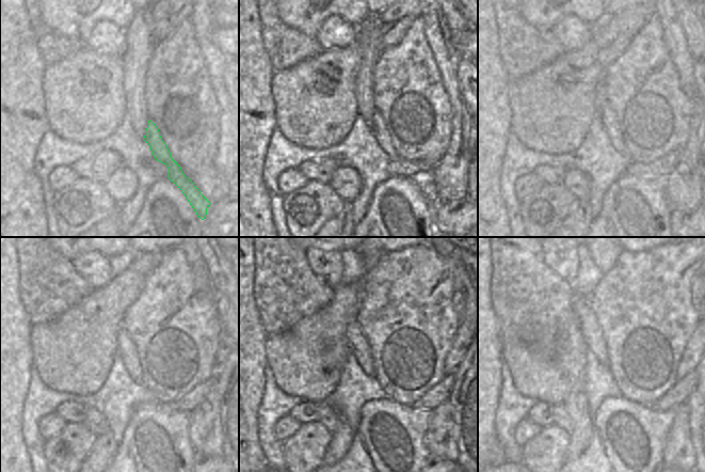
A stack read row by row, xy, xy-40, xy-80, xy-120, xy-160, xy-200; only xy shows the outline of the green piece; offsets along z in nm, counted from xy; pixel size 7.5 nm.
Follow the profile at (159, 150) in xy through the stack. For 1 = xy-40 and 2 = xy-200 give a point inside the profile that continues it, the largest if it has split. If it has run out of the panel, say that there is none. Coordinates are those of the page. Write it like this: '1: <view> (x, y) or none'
1: xy-40 (378, 126)
2: xy-200 (591, 332)

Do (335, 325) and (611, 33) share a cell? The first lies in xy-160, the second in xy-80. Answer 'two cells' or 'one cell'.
one cell

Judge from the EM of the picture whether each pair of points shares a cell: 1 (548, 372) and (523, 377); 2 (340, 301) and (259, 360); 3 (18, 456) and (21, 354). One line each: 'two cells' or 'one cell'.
1: one cell
2: two cells
3: one cell

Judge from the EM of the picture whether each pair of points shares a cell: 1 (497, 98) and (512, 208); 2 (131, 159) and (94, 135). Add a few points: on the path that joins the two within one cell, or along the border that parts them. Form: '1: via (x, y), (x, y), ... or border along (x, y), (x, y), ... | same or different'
1: border along (510, 130), (498, 178) | different
2: border along (119, 123), (105, 138), (96, 142), (77, 143) | different

